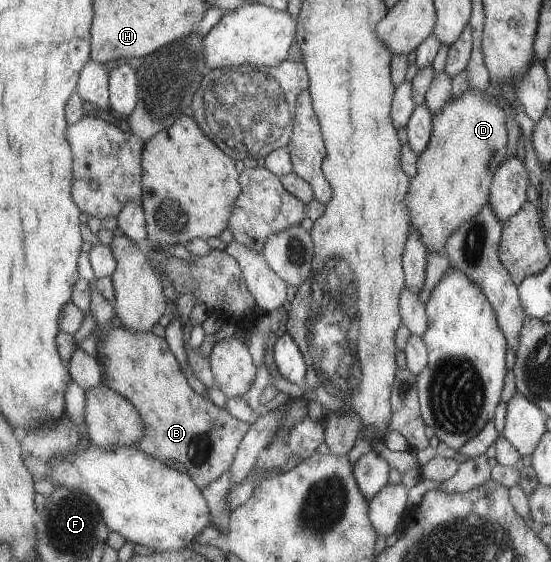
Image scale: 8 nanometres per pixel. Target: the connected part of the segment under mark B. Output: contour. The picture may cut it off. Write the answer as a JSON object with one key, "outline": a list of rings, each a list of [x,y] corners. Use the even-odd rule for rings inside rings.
{"outline":[[[112,327],[103,335],[97,336],[95,351],[97,362],[99,359],[102,382],[127,401],[131,401],[142,418],[143,428],[146,431],[143,432],[143,438],[139,443],[134,444],[138,450],[158,460],[180,462],[200,488],[210,484],[231,466],[235,452],[243,436],[247,434],[250,424],[236,420],[228,414],[228,411],[216,407],[206,396],[199,396],[192,390],[164,337],[154,335],[152,331],[132,332],[126,327]]]}

